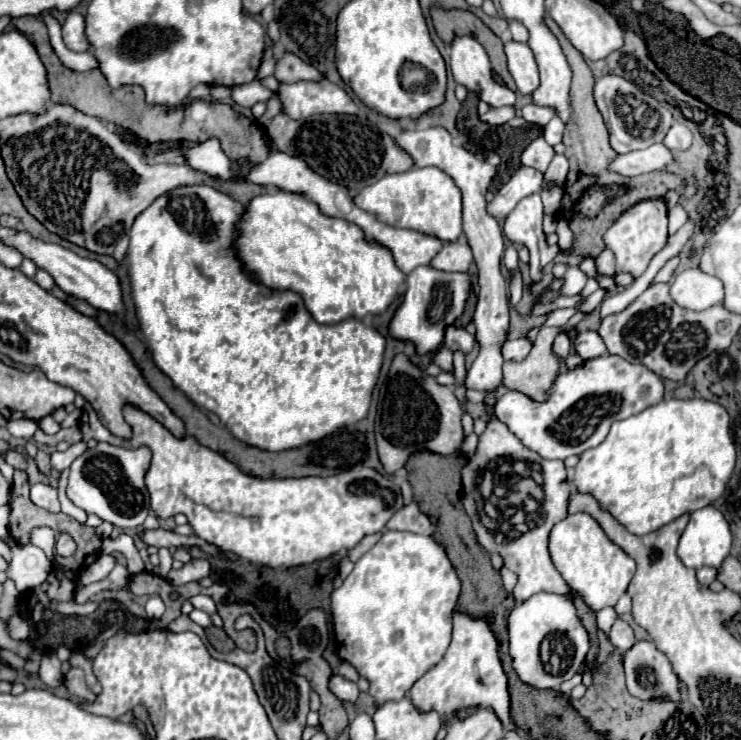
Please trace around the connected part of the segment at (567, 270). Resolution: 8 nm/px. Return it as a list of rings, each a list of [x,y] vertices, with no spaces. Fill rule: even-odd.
[[[555,264],[553,274],[555,274],[555,278],[563,278],[563,280],[565,280],[565,284],[563,284],[563,288],[561,288],[561,294],[563,294],[563,296],[579,294],[579,292],[583,290],[583,286],[587,284],[587,274],[581,272],[579,268]]]

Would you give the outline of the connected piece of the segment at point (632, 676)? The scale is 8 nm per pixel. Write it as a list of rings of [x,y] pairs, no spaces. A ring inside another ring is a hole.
[[[637,640],[625,654],[625,676],[627,676],[627,690],[641,700],[649,700],[655,696],[671,696],[679,698],[677,694],[677,676],[673,674],[673,668],[663,652],[657,650],[657,646],[651,640]]]

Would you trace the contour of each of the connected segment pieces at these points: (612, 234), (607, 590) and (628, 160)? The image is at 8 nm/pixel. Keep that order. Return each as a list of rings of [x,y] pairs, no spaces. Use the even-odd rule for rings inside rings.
[[[659,198],[659,200],[645,200],[635,204],[635,208],[629,208],[627,212],[623,212],[623,216],[605,232],[603,240],[605,240],[605,246],[615,252],[617,272],[631,272],[633,278],[639,278],[645,272],[651,256],[655,256],[667,242],[665,202]]]
[[[585,512],[571,514],[553,526],[549,536],[549,552],[557,572],[569,588],[579,592],[595,612],[605,606],[615,606],[635,572],[635,560],[611,542],[599,522]]]
[[[653,144],[645,150],[629,152],[627,156],[617,156],[611,162],[611,170],[623,176],[637,176],[645,172],[665,170],[673,162],[675,162],[675,156],[665,144]]]

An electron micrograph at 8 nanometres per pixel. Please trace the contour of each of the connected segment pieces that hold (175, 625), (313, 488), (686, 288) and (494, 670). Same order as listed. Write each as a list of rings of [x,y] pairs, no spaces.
[[[181,614],[179,618],[175,618],[175,620],[167,626],[167,630],[169,630],[169,632],[183,632],[183,630],[191,630],[191,632],[199,634],[201,638],[205,638],[203,628],[201,628],[201,626],[197,626],[195,622],[191,622],[191,620],[189,620],[189,616],[185,616],[185,614]]]
[[[127,406],[125,418],[133,428],[131,440],[113,436],[103,428],[97,414],[87,414],[87,410],[81,414],[81,430],[85,438],[95,438],[97,442],[109,442],[127,450],[137,450],[141,446],[151,448],[153,455],[145,472],[145,486],[149,490],[152,512],[160,519],[185,514],[199,538],[251,564],[291,568],[325,560],[335,552],[351,550],[363,536],[381,532],[389,518],[403,506],[399,486],[373,468],[359,466],[327,478],[263,480],[245,474],[221,454],[201,446],[193,436],[175,438],[165,426],[139,408]]]
[[[693,268],[677,274],[671,286],[671,296],[683,308],[705,310],[723,302],[725,290],[719,278],[709,276],[699,268]]]
[[[465,612],[453,614],[453,640],[441,658],[429,672],[425,672],[409,690],[409,698],[421,712],[437,710],[447,722],[455,718],[459,708],[485,706],[493,708],[503,724],[509,724],[509,694],[507,676],[503,672],[497,640],[485,618],[473,618]]]

